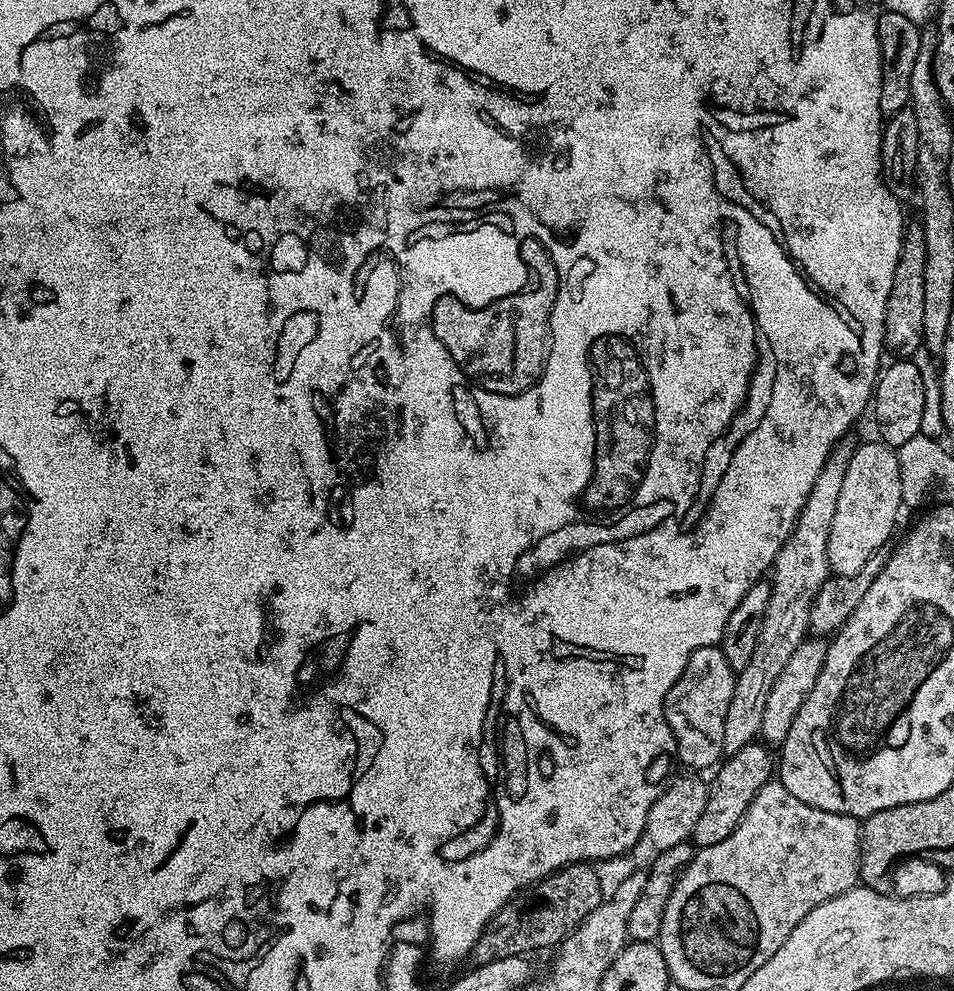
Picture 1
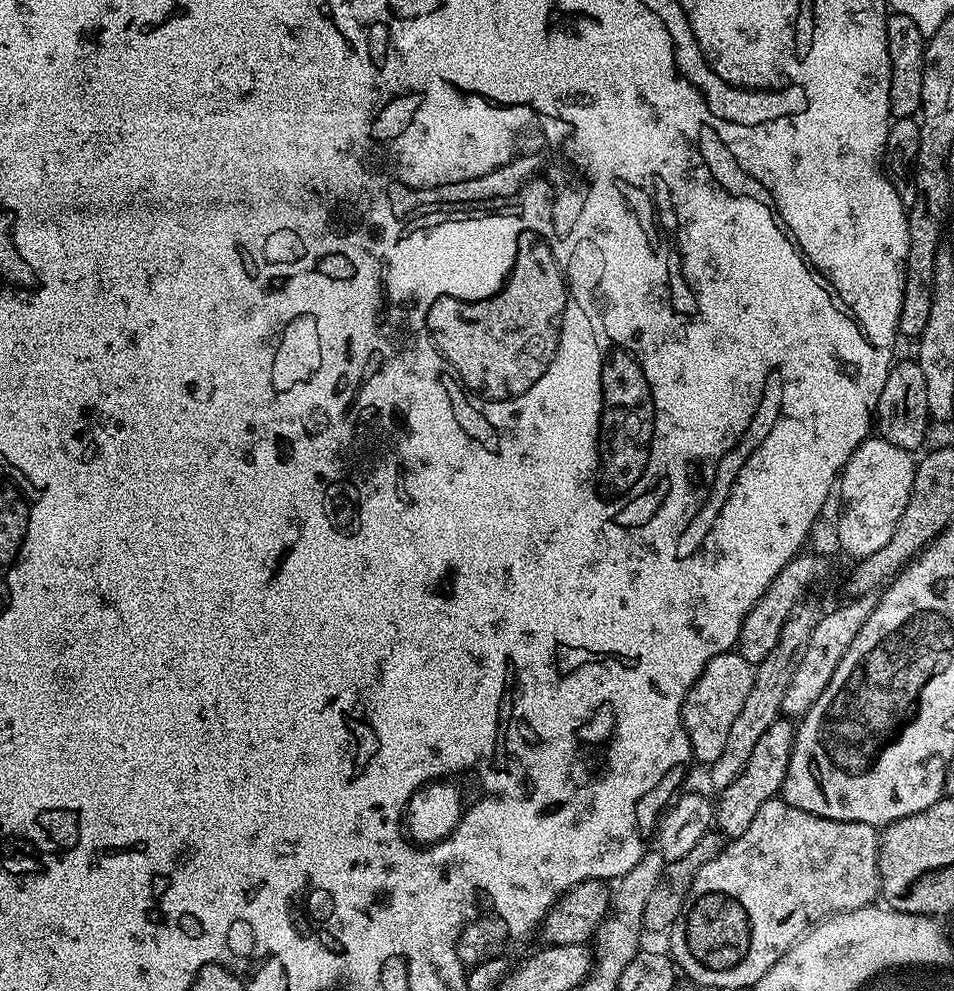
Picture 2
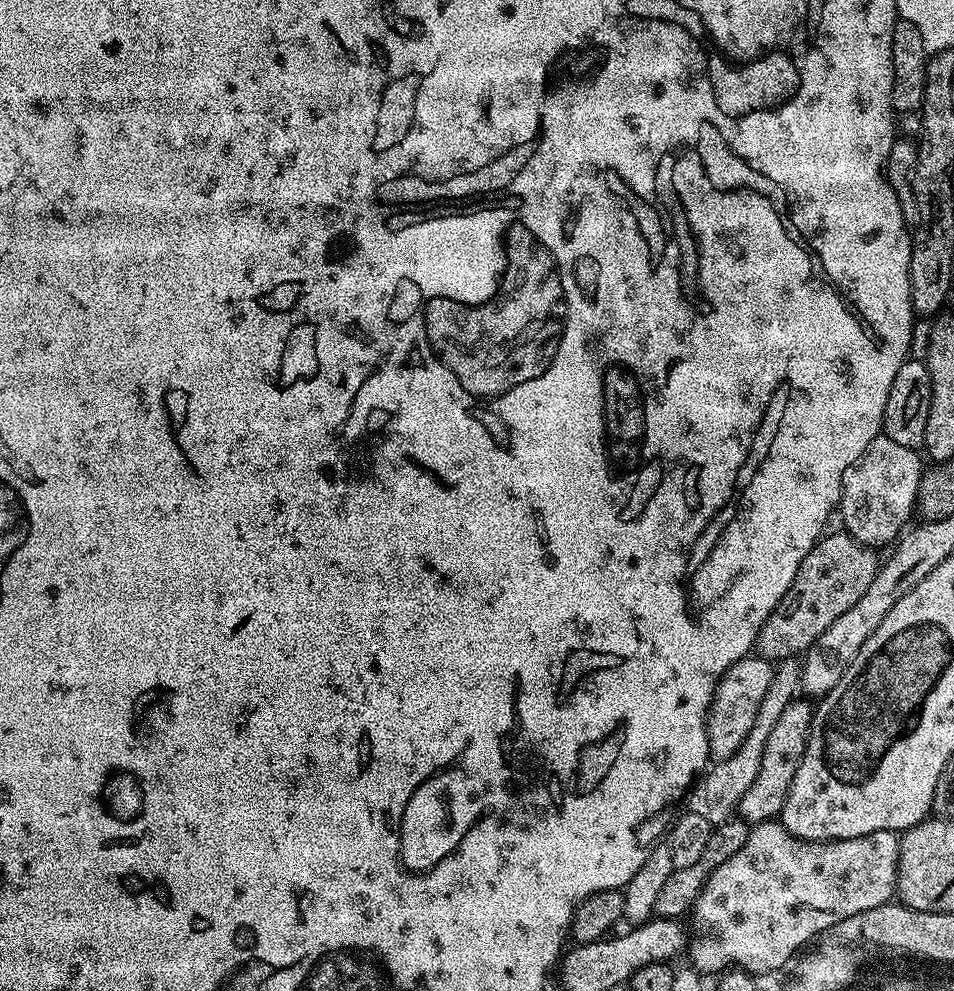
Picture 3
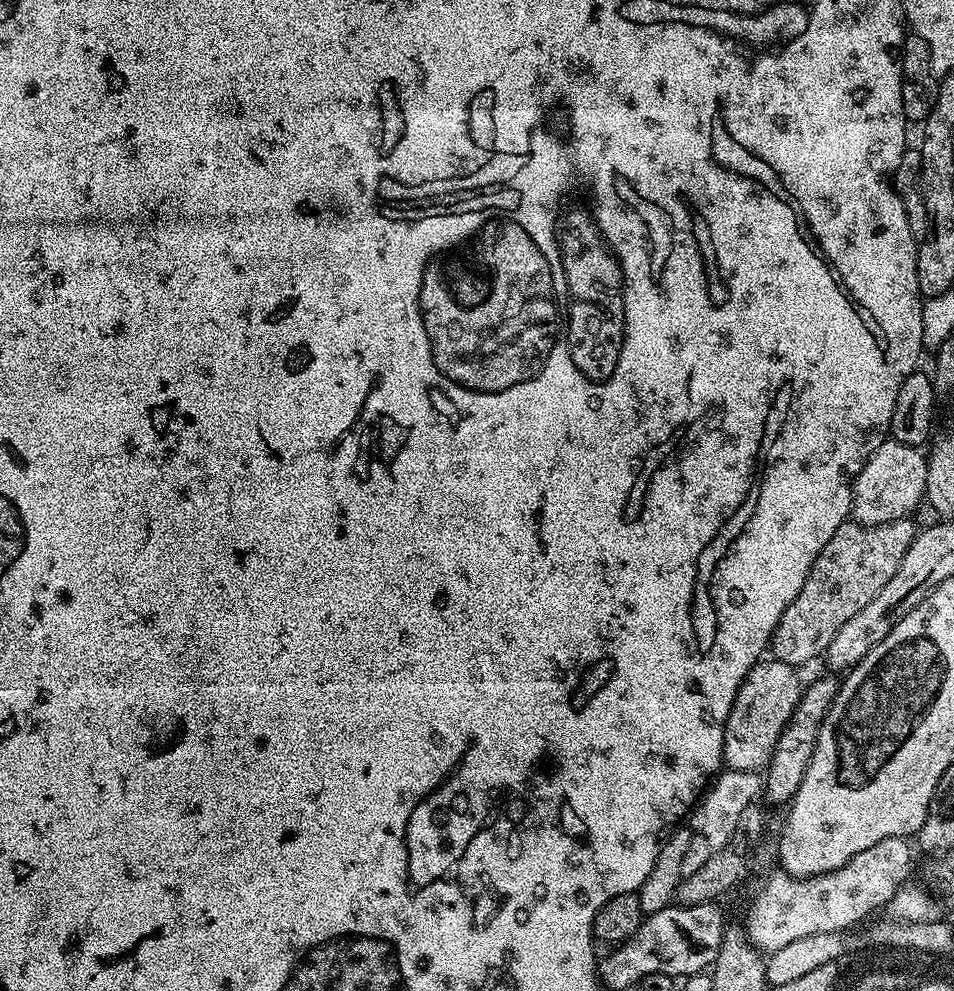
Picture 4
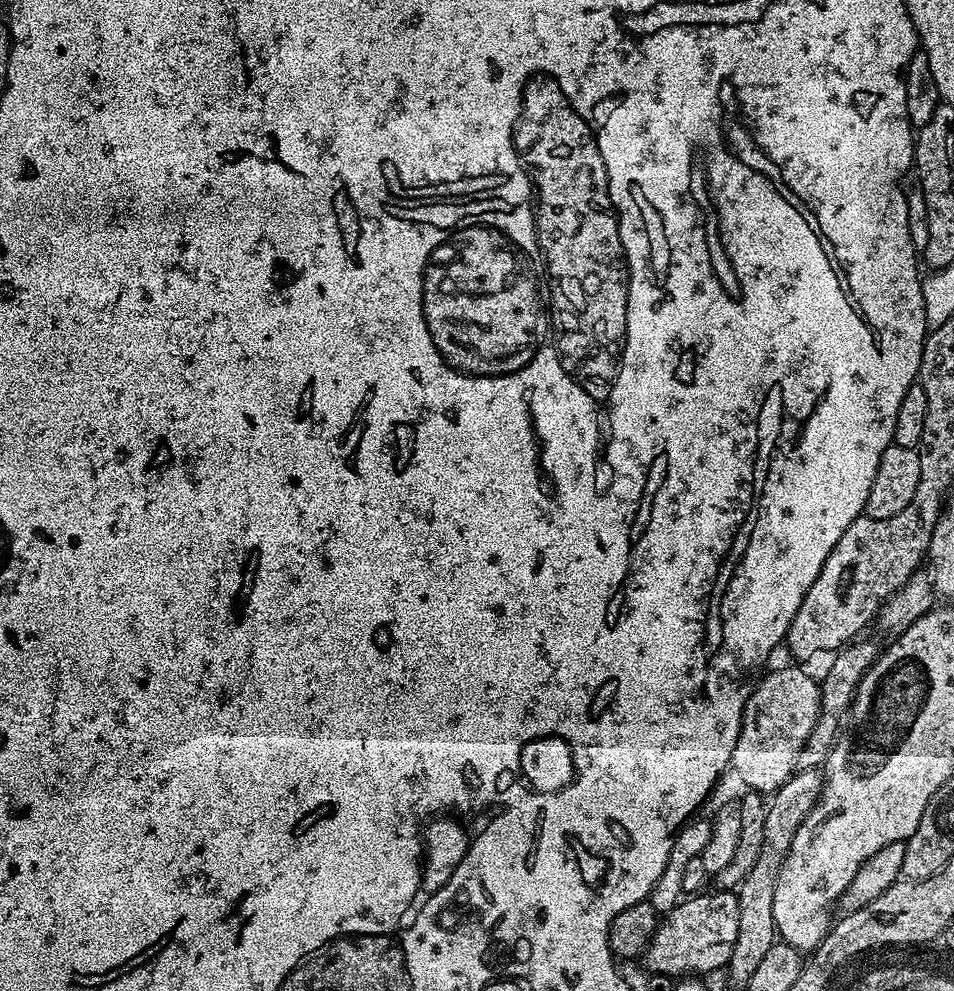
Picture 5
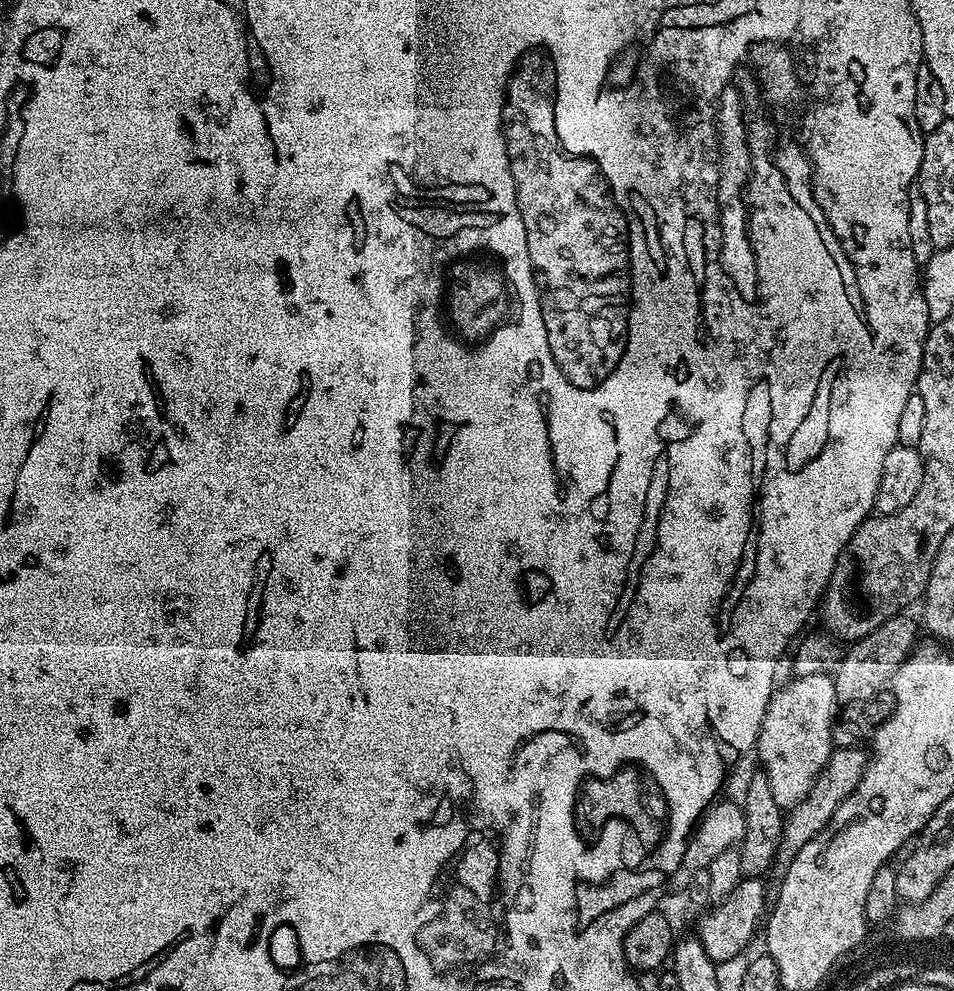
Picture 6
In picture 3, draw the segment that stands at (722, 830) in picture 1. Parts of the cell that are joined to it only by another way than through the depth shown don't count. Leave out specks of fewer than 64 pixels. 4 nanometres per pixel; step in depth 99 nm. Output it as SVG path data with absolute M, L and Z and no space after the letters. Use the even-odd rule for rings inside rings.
M793 698L778 722L770 729L762 750L762 766L758 769L758 778L742 794L742 802L738 809L739 819L750 826L765 824L767 820L776 820L782 806L786 802L786 794L790 790L790 782L794 782L794 774L798 774L798 762L802 762L802 754L806 750L806 742L812 725L814 704L808 698Z

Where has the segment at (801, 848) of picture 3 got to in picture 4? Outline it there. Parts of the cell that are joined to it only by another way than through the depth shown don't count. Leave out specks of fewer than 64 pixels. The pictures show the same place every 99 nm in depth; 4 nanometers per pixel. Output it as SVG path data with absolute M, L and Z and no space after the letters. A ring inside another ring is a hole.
M903 836L882 838L867 850L858 850L850 862L821 876L797 878L783 870L776 873L760 888L752 900L752 909L746 919L750 942L765 954L782 950L782 946L806 938L810 934L827 932L847 933L865 918L888 906L896 891L909 883L912 872L912 848Z

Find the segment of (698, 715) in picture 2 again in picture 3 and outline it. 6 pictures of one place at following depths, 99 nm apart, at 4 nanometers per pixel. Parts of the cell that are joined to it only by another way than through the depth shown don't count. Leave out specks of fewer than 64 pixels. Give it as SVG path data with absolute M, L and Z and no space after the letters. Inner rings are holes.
M759 654L743 656L718 682L712 695L712 704L708 707L706 734L708 735L708 755L713 761L730 758L742 746L746 734L750 734L750 726L754 726L754 718L758 714L758 706L762 706L762 698L770 690L773 665Z

